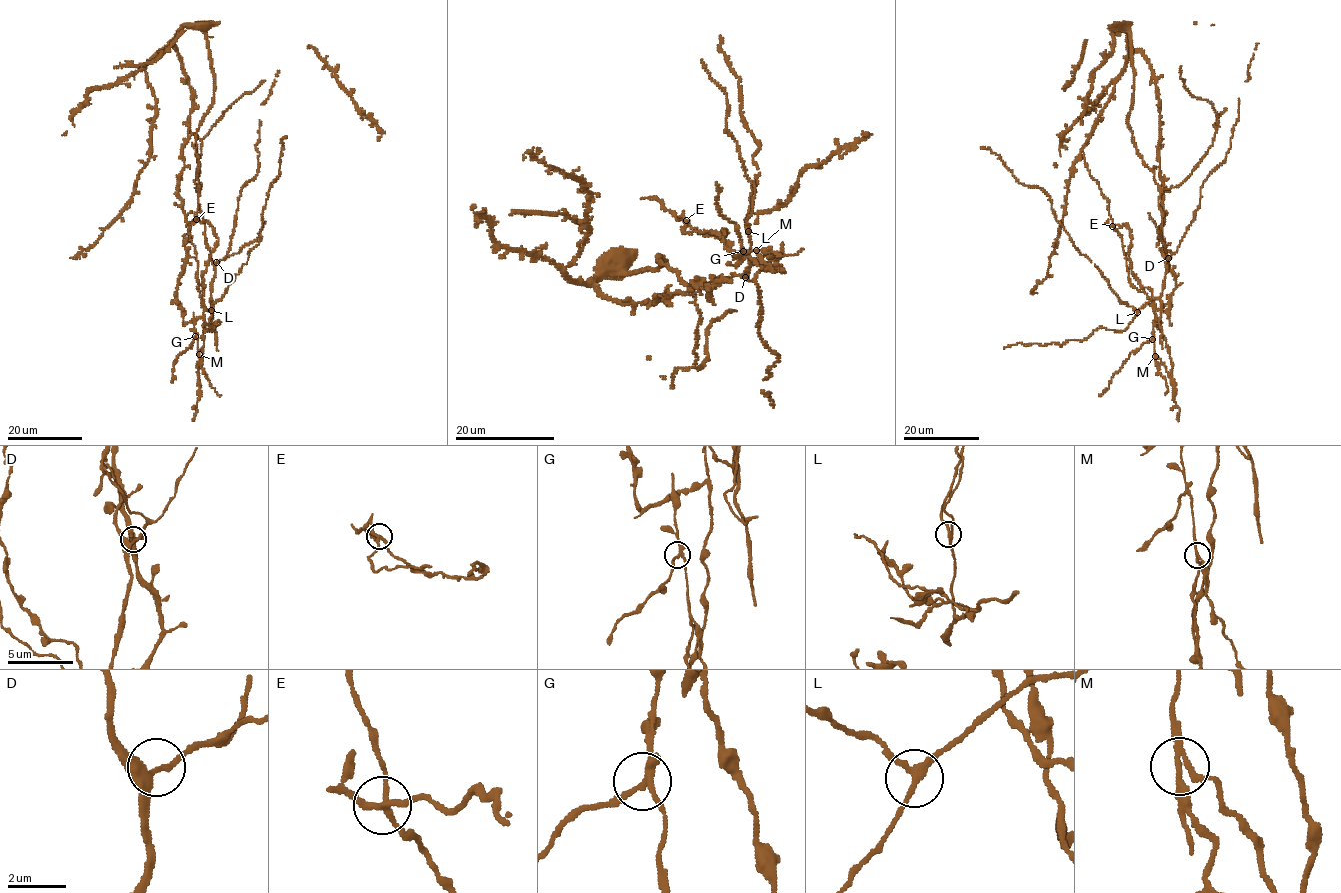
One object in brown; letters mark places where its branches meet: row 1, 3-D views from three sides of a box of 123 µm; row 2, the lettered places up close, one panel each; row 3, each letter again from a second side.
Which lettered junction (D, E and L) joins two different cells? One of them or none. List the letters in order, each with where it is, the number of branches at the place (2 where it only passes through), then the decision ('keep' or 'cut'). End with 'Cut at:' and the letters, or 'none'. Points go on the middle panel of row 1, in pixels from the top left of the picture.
D: (745, 277) | 3 | keep
E: (686, 220) | 4 | cut
L: (748, 231) | 3 | keep
Cut at: E

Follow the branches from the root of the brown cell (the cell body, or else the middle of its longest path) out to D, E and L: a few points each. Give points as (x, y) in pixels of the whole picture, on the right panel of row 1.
D: (1132, 137), (1137, 153), (1153, 172), (1160, 189), (1162, 255), (1167, 259)
E: (1132, 137), (1160, 189), (1167, 273), (1159, 310), (1130, 283), (1122, 237), (1112, 226)
L: (1132, 137), (1137, 153), (1153, 172), (1160, 189), (1162, 256), (1167, 268), (1162, 295), (1149, 300), (1137, 312)

